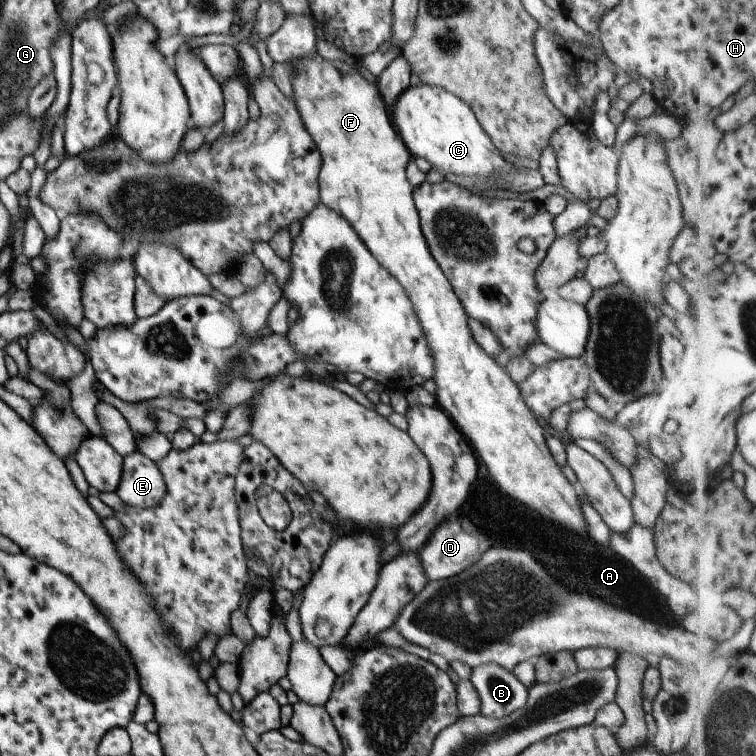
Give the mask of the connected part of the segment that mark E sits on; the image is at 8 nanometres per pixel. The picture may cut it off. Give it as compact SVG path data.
M135 451L123 458L121 480L115 492L130 507L155 508L166 495L165 481L157 464Z

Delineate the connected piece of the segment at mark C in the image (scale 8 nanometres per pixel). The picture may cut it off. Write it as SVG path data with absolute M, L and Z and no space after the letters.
M429 85L410 86L392 106L390 118L411 157L426 160L442 174L475 175L481 188L504 186L517 193L535 191L545 184L539 170L518 168L504 160L466 102L446 90Z

